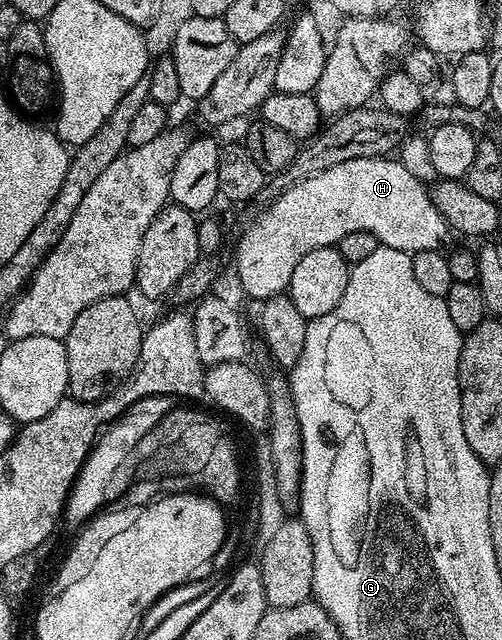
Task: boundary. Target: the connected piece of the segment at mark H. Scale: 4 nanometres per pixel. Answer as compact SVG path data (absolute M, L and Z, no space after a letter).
M399 158L347 160L312 175L308 180L286 189L276 201L259 212L260 216L240 235L234 248L234 268L240 287L255 301L263 301L287 292L294 268L306 253L339 244L346 233L370 233L381 247L415 253L441 250L450 236L448 222L438 213L429 188L400 163Z

